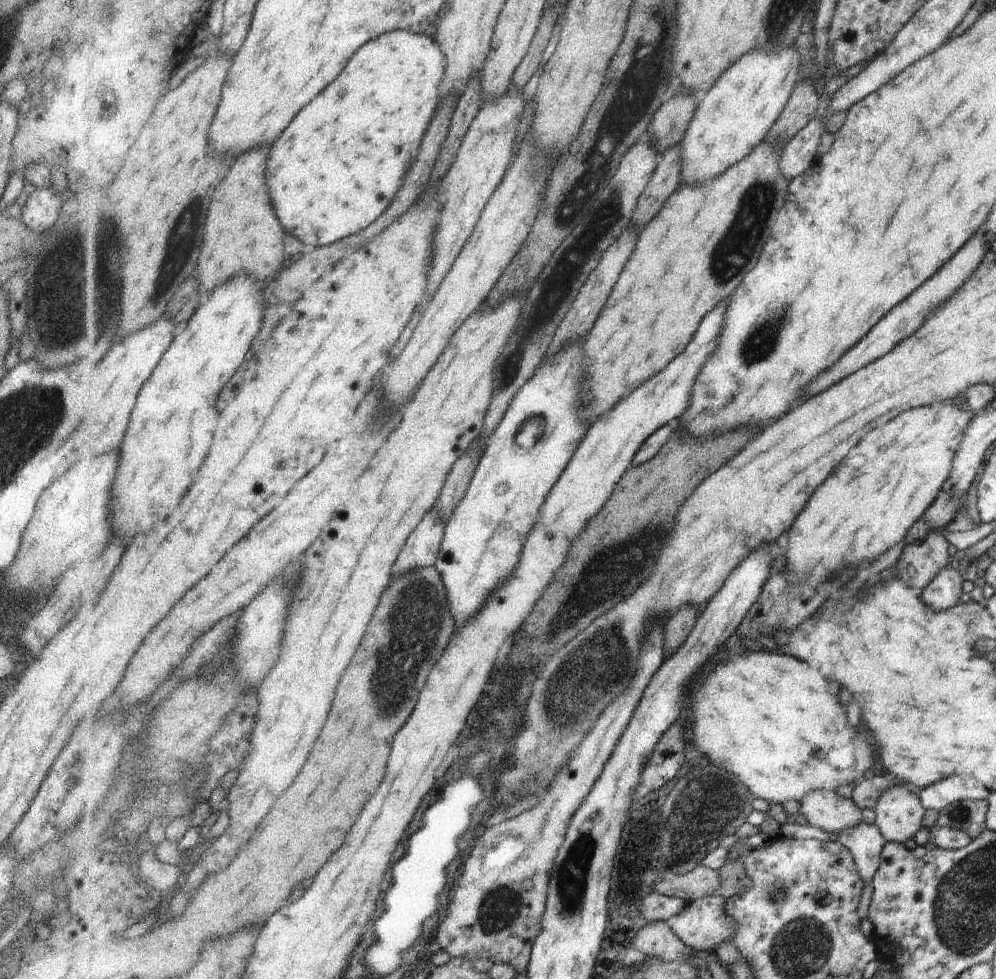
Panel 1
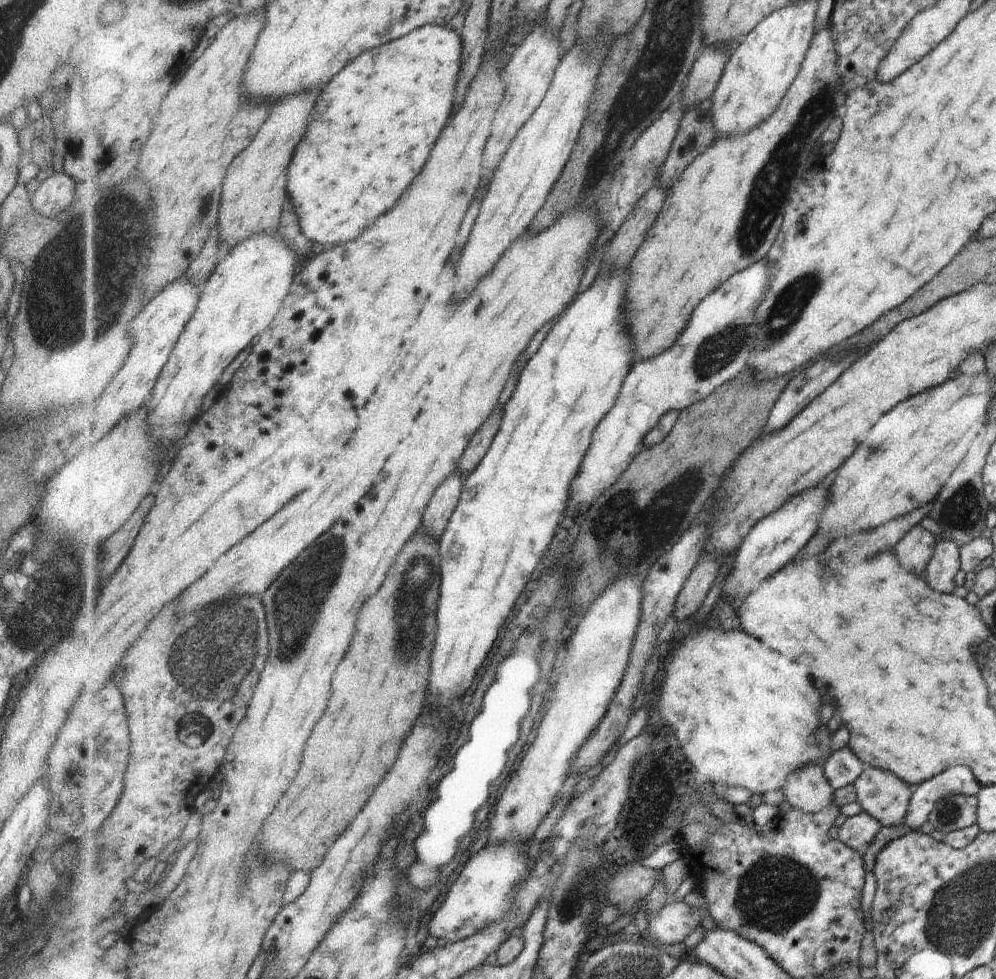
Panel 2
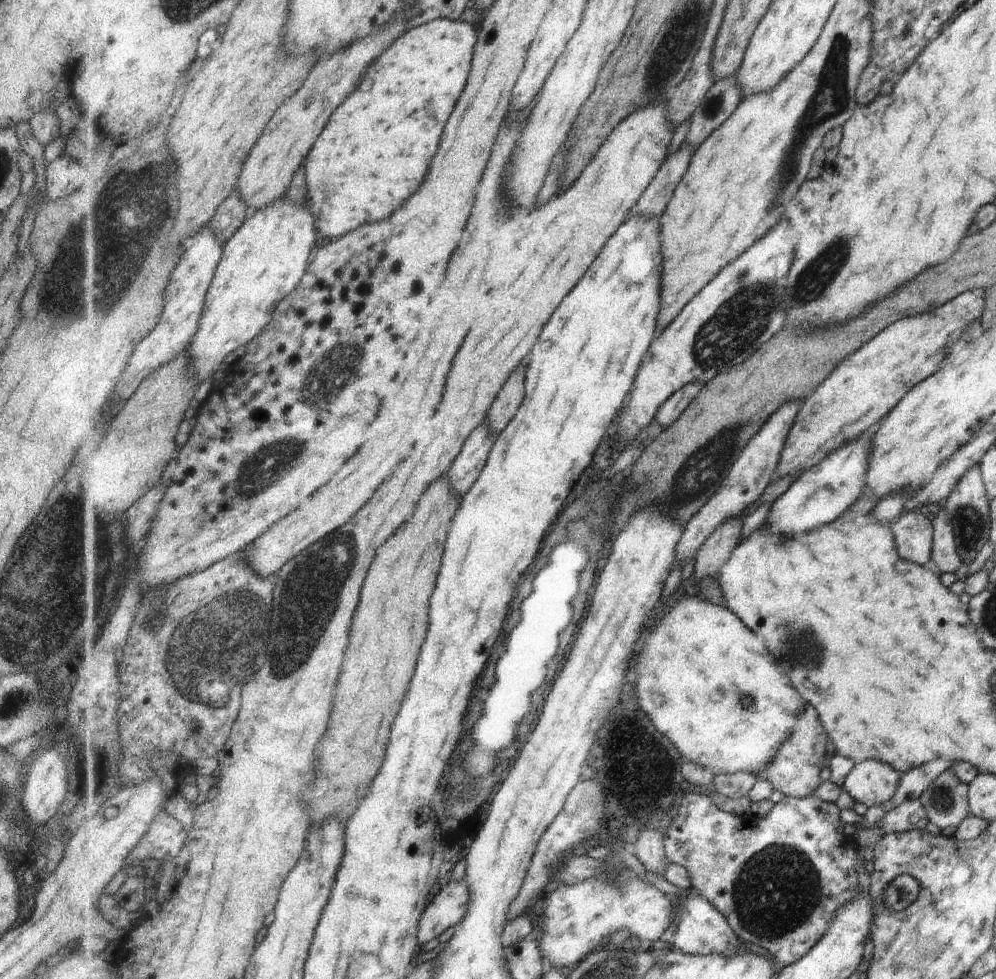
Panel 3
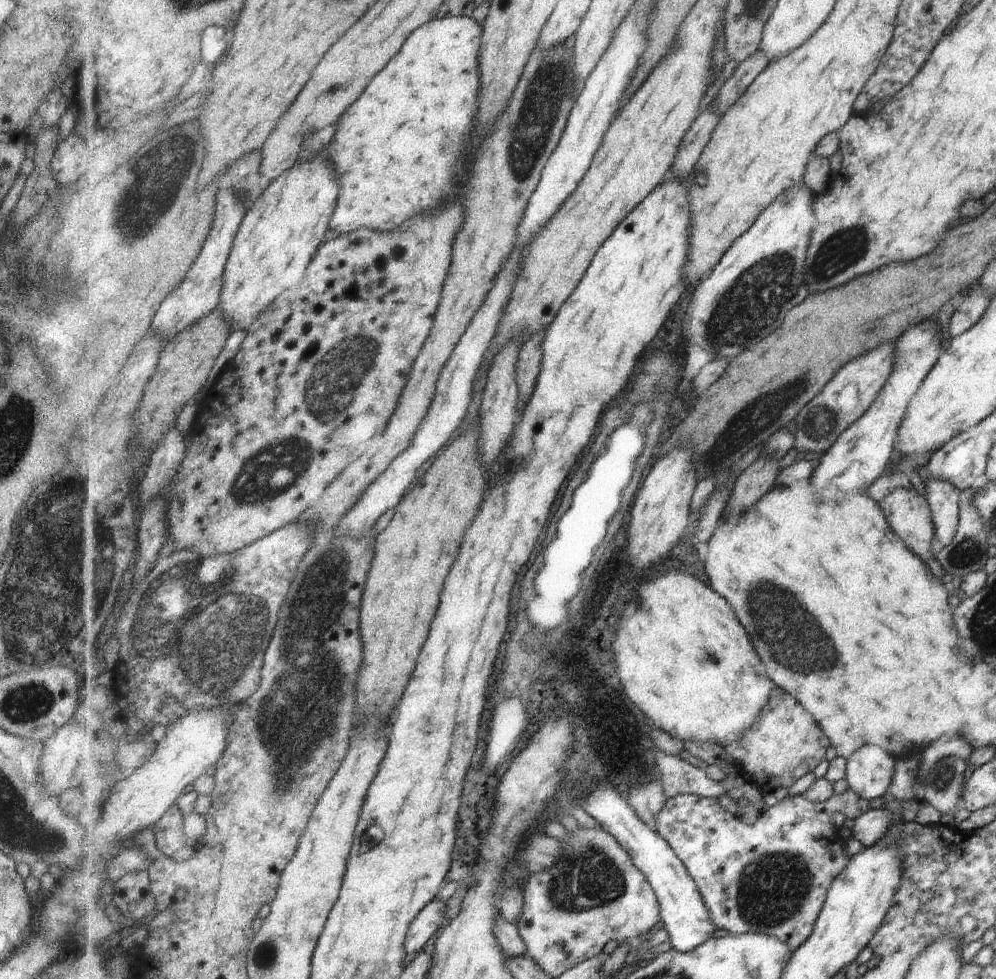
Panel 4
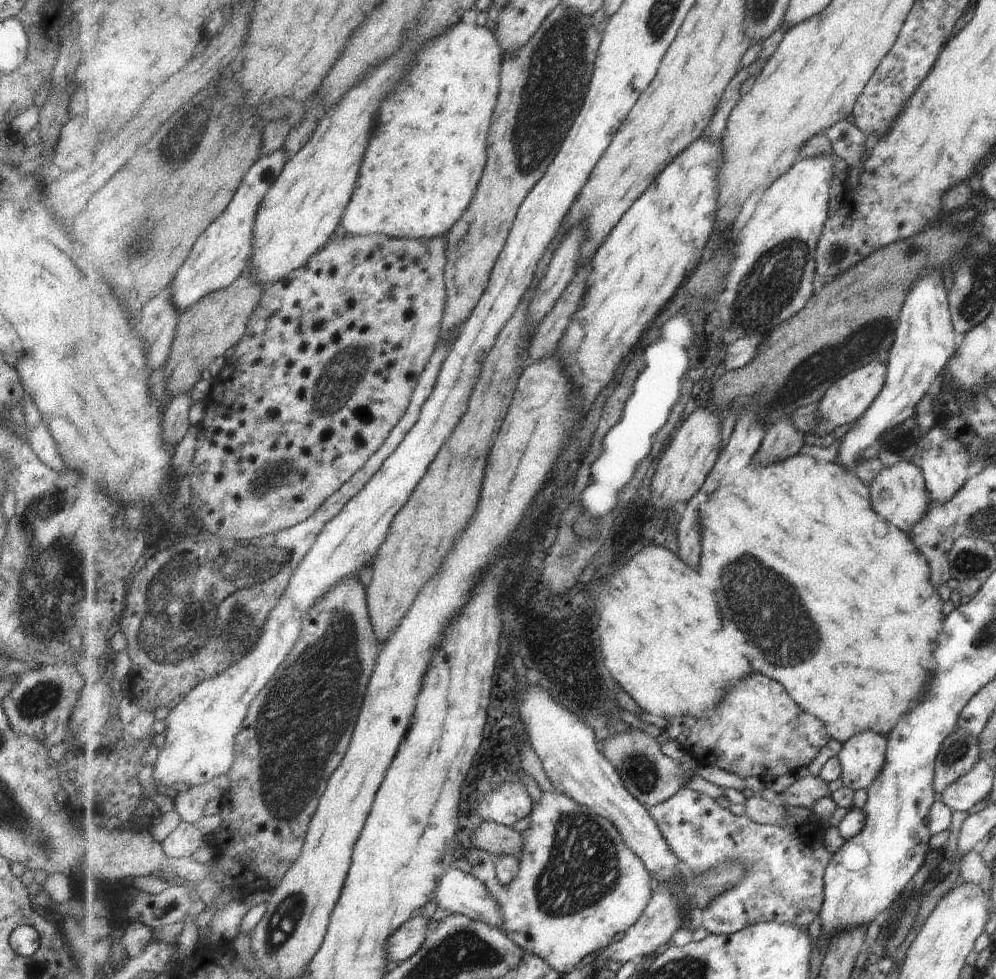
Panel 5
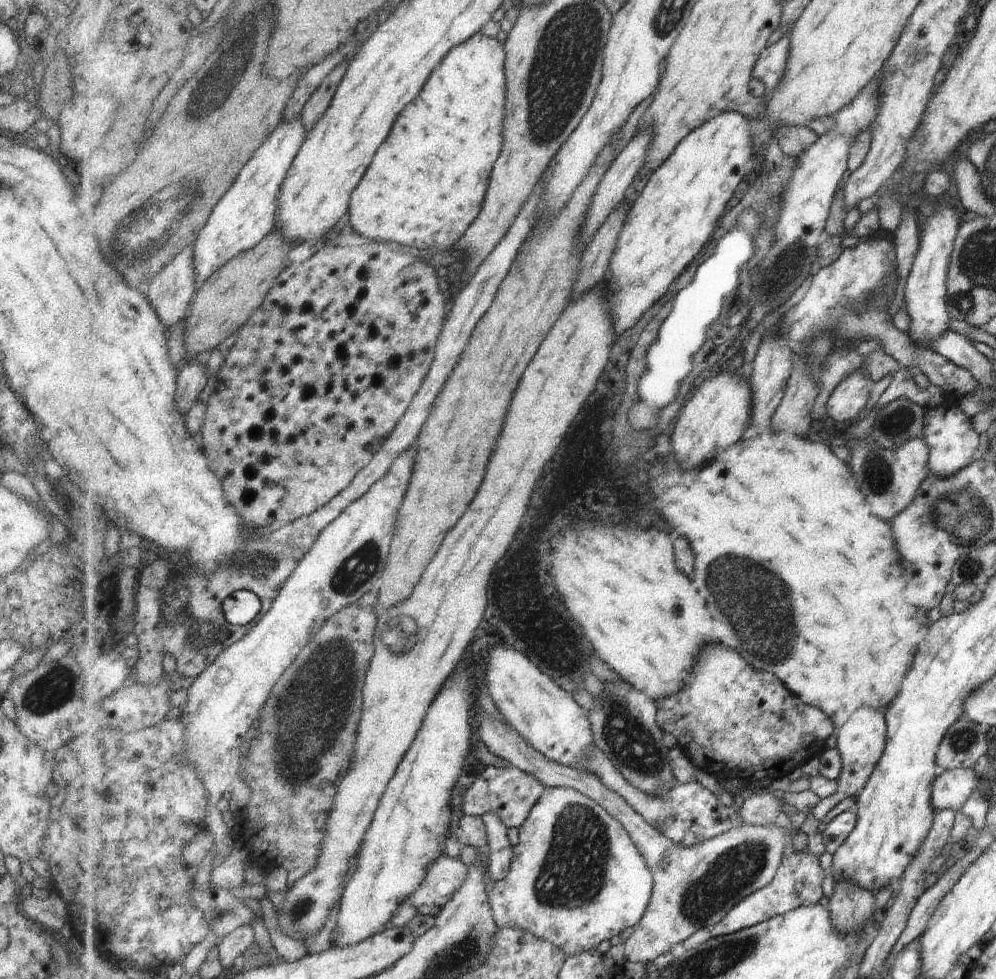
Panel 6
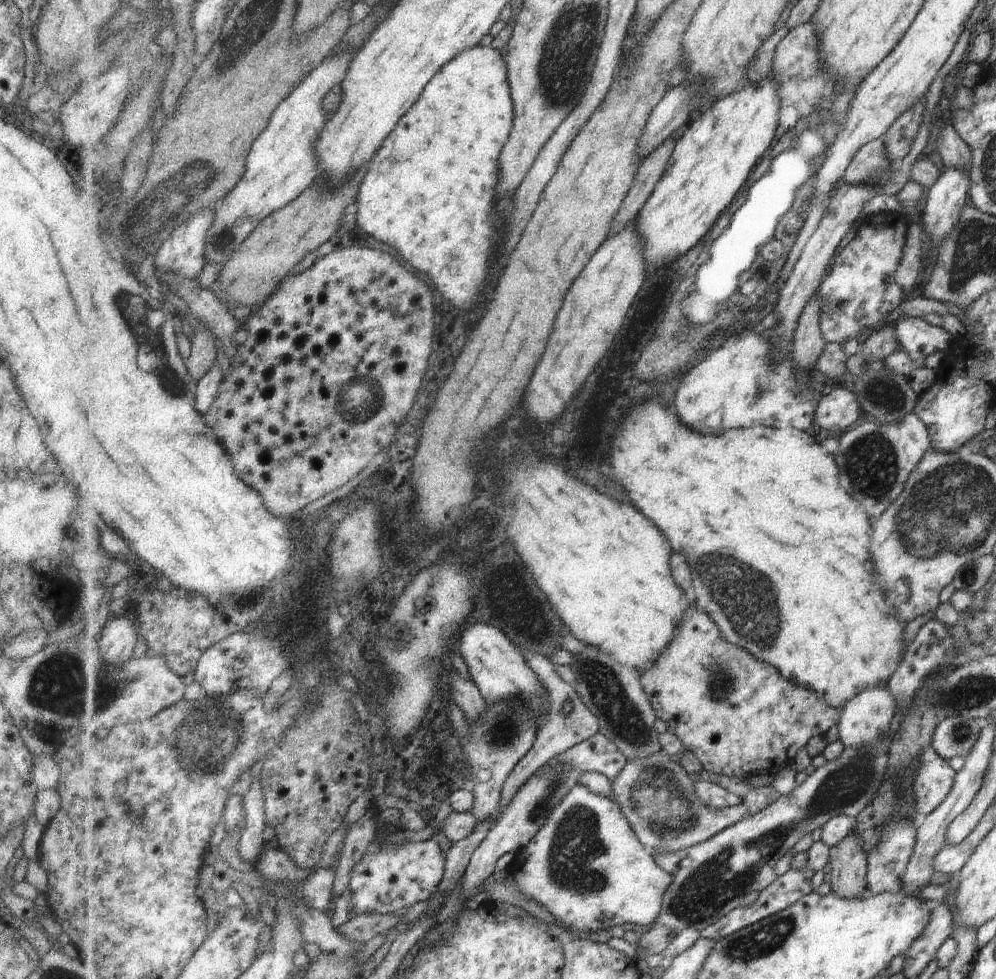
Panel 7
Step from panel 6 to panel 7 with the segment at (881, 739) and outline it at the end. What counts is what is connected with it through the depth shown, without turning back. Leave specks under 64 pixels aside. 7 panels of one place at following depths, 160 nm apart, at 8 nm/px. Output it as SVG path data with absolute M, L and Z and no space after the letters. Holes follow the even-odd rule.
M885 686L862 692L843 708L839 740L846 748L878 743L887 732L894 706L894 698Z

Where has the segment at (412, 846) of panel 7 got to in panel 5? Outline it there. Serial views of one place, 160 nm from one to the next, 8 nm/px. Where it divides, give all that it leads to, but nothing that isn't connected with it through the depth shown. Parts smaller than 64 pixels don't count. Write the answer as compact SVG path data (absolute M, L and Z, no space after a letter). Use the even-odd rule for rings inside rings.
M457 868L448 870L447 874L442 876L432 900L438 903L441 910L467 915L469 918L489 923L501 930L504 927L502 908L494 894L491 894L491 891L487 888L487 885L475 876L471 876L470 873L466 874Z

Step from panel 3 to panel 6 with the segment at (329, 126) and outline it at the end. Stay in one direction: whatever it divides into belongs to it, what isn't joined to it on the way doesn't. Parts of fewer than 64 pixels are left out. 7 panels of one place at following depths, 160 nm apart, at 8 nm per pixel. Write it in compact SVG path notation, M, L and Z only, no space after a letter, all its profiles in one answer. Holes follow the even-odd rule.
M474 34L468 41L454 46L446 57L437 65L434 72L426 80L422 93L405 109L399 113L387 140L381 145L366 176L362 178L357 189L354 190L350 200L349 223L353 231L361 237L372 241L386 241L396 245L400 249L408 249L419 253L427 253L430 248L439 248L440 252L447 248L457 248L461 236L471 226L471 222L479 216L481 206L489 188L493 166L502 153L504 116L506 115L506 48L503 43L485 34Z

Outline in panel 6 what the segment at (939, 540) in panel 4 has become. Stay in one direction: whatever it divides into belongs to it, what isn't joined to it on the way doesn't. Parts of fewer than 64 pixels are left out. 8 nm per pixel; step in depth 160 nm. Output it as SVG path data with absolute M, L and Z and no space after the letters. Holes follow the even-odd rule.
M945 394L945 397L938 407L924 409L920 436L929 447L927 466L930 467L931 474L939 478L950 477L965 468L971 461L973 452L979 446L978 434L972 430L969 417L959 409L958 399L948 398L948 394Z

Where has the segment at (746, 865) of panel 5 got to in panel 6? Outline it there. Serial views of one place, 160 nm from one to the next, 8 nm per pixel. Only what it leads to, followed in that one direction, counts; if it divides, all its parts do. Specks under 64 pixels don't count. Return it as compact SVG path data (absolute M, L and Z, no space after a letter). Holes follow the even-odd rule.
M599 747L590 749L590 762L588 770L595 773L599 778L615 792L618 792L638 813L654 826L663 836L670 838L673 842L684 847L692 847L720 834L727 833L731 829L744 825L741 814L734 806L723 806L723 802L705 786L697 781L689 784L678 783L671 793L664 797L646 795L638 788L635 788L624 776L615 768L612 760ZM789 841L782 862L773 882L764 889L754 892L749 898L743 899L733 910L730 910L729 914L710 931L712 937L736 933L799 907L812 907L819 904L819 900L823 898L823 882L828 872L821 868L819 857L806 848L802 851L795 850Z

